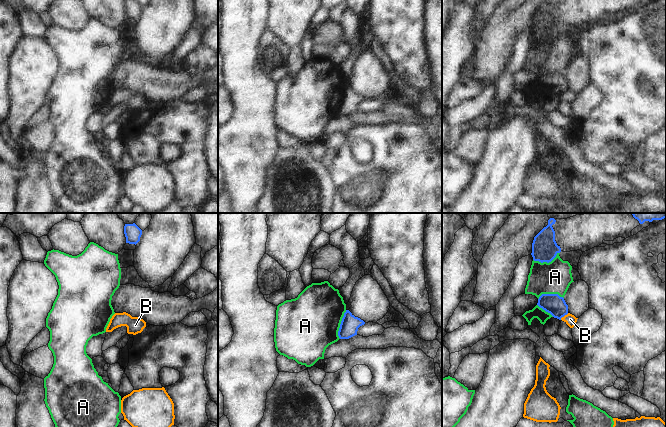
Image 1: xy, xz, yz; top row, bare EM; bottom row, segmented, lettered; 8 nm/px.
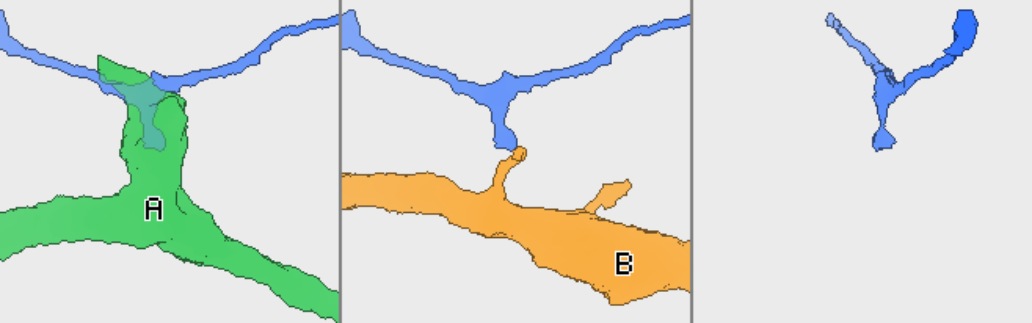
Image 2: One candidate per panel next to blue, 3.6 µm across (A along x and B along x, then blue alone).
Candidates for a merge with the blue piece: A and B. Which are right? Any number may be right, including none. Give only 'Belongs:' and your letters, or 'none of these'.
Belongs: none of these

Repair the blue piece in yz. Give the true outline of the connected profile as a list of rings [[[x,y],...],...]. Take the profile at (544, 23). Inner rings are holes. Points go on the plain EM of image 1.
[[[548,0],[534,13],[531,29],[534,37],[549,39],[561,28],[560,22],[555,17],[552,1]]]

